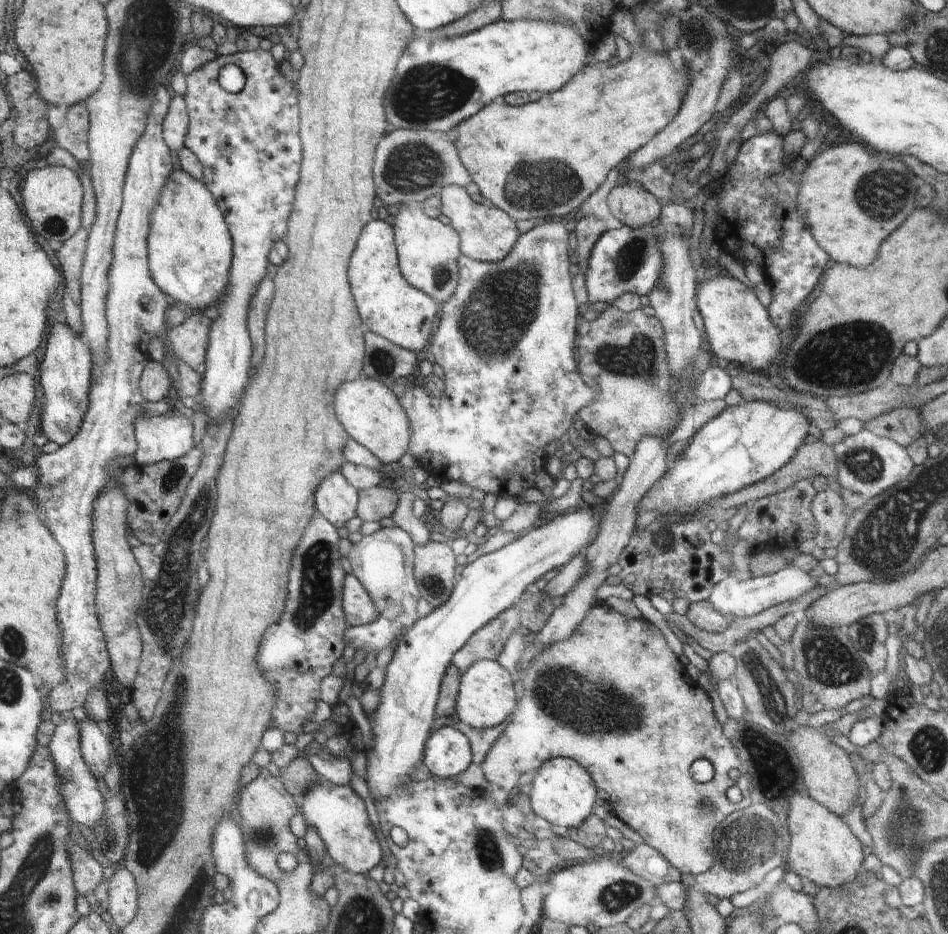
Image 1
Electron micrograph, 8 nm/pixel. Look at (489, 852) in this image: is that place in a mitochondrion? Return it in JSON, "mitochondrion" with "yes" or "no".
{"mitochondrion":"yes"}

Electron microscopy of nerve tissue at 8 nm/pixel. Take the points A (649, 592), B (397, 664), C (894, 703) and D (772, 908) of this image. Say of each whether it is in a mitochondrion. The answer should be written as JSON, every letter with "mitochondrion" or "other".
{"A":"other","B":"other","C":"other","D":"mitochondrion"}

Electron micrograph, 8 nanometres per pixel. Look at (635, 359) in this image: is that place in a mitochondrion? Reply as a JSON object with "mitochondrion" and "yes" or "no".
{"mitochondrion":"yes"}

